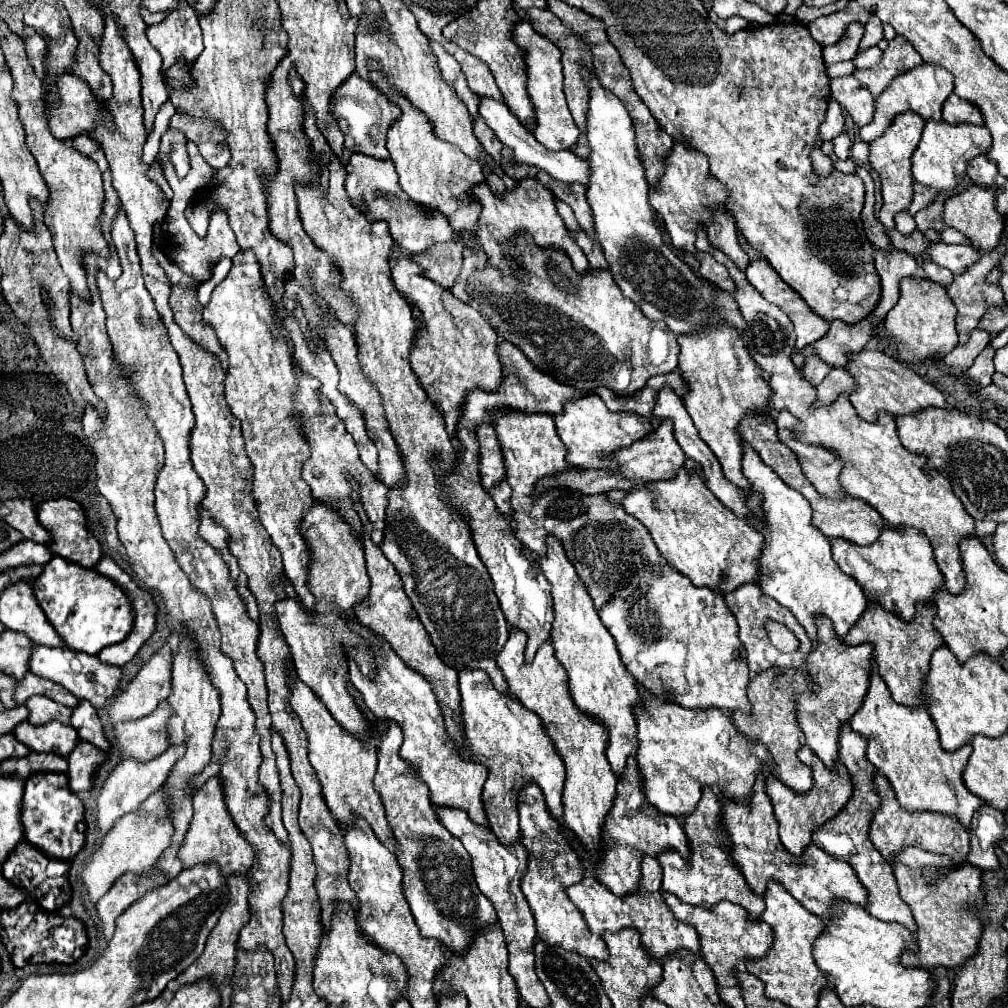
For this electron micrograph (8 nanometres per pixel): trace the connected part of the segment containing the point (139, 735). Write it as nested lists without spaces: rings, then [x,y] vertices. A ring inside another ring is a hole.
[[[164,700],[152,714],[138,718],[136,722],[118,722],[114,730],[124,758],[134,756],[138,760],[150,760],[162,754],[170,746],[168,718],[172,718],[172,714],[176,712]]]

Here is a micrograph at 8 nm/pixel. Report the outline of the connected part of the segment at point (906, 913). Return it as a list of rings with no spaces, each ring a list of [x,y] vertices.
[[[848,724],[842,726],[842,730],[840,730],[840,762],[844,762],[844,766],[850,772],[854,794],[852,794],[848,806],[836,818],[826,822],[820,830],[812,832],[812,842],[818,848],[822,848],[826,854],[846,860],[854,868],[858,880],[868,890],[868,908],[866,910],[872,916],[886,920],[886,922],[900,922],[912,934],[916,934],[916,922],[912,918],[912,912],[910,912],[908,904],[904,904],[904,900],[898,896],[898,886],[896,886],[892,866],[880,856],[880,852],[876,850],[876,846],[872,846],[872,842],[868,838],[868,822],[872,822],[872,810],[876,810],[876,806],[880,806],[880,798],[876,798],[876,790],[872,790],[872,778],[876,776],[876,768],[866,758],[866,740],[860,738],[860,734],[856,734],[854,730],[850,730]]]

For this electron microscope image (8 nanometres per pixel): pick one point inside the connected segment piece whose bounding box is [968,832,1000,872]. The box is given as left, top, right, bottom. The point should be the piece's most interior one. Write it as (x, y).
(984, 859)

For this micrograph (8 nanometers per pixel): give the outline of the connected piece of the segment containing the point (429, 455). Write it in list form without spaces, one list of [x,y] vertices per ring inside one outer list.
[[[306,112],[304,130],[314,152],[328,154],[330,158],[330,186],[328,192],[296,186],[300,220],[316,246],[326,250],[344,272],[342,288],[354,296],[360,312],[354,326],[356,342],[360,346],[360,364],[364,376],[382,396],[386,418],[400,446],[408,474],[408,486],[392,488],[388,492],[390,504],[382,552],[398,570],[404,590],[426,626],[438,656],[458,672],[468,668],[486,670],[494,688],[506,694],[508,684],[496,666],[496,656],[508,640],[508,624],[492,590],[490,574],[478,558],[468,520],[462,514],[456,514],[440,492],[442,482],[436,478],[436,468],[442,476],[452,474],[456,454],[444,426],[444,416],[426,396],[420,382],[416,382],[416,374],[408,362],[418,326],[408,302],[400,296],[396,286],[392,286],[388,256],[394,240],[388,234],[386,222],[370,222],[358,206],[352,206],[344,190],[344,164],[328,148],[324,136],[316,128],[312,112]]]

